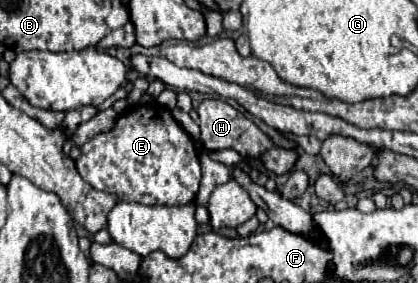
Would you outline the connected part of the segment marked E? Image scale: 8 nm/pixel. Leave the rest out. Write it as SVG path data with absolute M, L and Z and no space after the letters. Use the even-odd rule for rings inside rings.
M157 101L137 103L119 115L111 131L99 133L81 145L81 155L75 163L79 175L97 191L107 191L117 195L121 201L143 205L187 205L195 199L201 181L201 165L193 137L173 119L171 111L161 107Z

